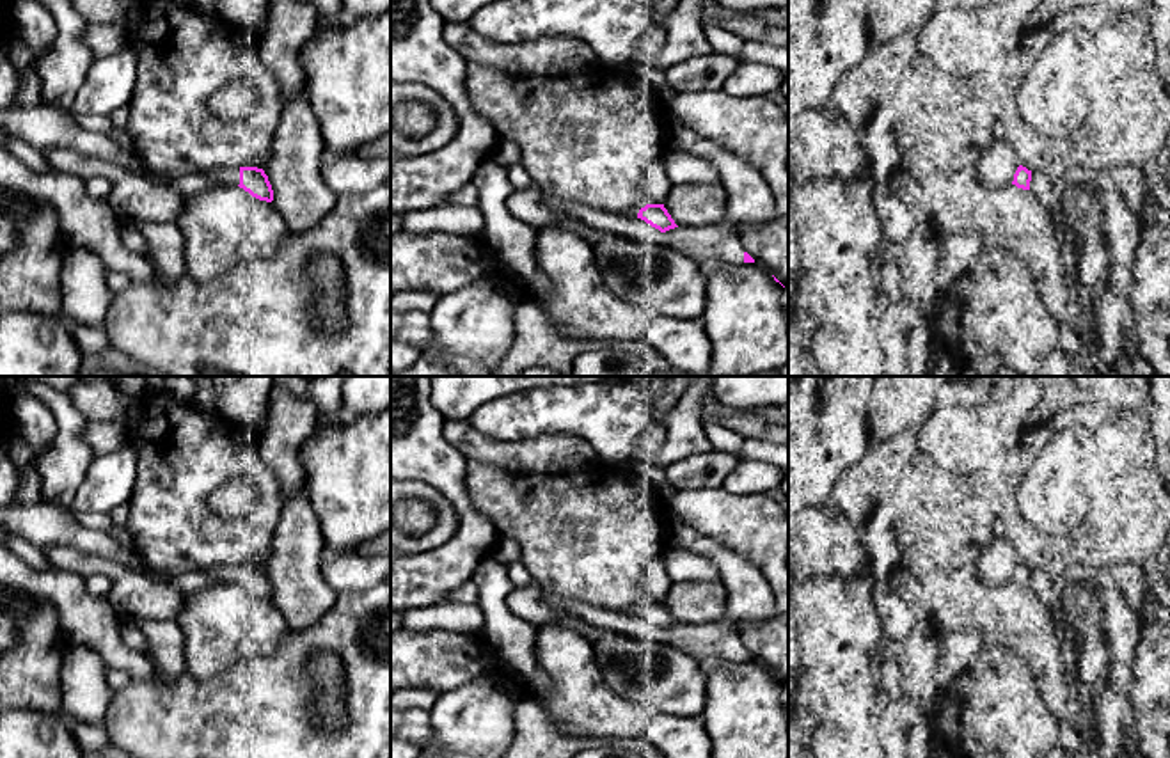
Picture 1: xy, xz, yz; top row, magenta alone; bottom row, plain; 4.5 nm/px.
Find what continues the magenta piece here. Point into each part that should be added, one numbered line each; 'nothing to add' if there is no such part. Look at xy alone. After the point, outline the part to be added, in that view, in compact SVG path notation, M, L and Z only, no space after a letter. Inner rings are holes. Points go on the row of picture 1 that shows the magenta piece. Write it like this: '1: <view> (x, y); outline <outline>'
1: xy (229, 176); outline M217 167L199 172L204 178L218 181L222 185L238 186L240 185L240 167Z

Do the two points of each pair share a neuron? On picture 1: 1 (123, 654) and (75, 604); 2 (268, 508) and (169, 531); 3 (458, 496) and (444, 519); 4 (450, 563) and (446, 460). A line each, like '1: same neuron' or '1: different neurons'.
1: same neuron
2: same neuron
3: different neurons
4: same neuron

